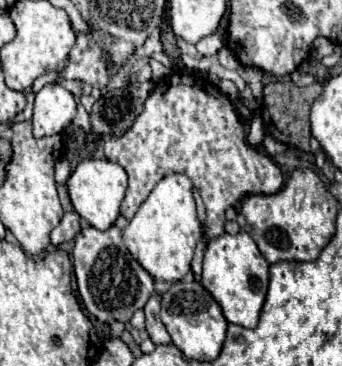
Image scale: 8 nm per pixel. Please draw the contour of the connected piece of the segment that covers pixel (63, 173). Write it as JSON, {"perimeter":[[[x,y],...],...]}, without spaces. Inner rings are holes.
{"perimeter":[[[60,158],[56,162],[56,182],[58,182],[58,186],[64,186],[68,176],[70,176],[70,162],[66,158]]]}

